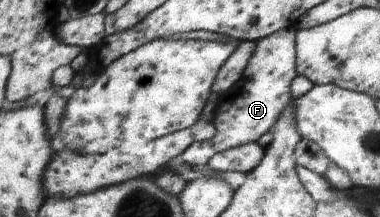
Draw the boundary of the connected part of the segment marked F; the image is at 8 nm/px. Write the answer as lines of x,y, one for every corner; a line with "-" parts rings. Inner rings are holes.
297,28
278,30
269,38
256,41
256,49
251,60
246,62
246,71
237,84
221,94
214,110
212,123
216,135
209,140
216,152
234,146
256,143
280,118
280,114
291,102
291,84
299,71
296,69
296,32

